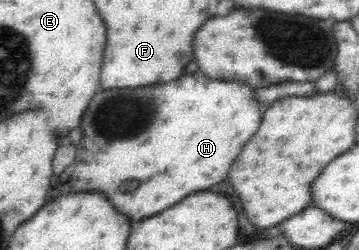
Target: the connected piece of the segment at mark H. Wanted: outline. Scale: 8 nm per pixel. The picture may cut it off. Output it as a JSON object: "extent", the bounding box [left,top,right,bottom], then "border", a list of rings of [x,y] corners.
{"extent":[52,70,261,221],"border":[[[197,70],[195,74],[187,74],[187,76],[179,76],[175,80],[171,80],[169,84],[153,84],[153,86],[141,86],[141,88],[115,88],[115,90],[99,90],[95,92],[95,96],[91,98],[91,102],[85,108],[83,112],[83,118],[81,118],[81,136],[75,135],[75,138],[81,138],[77,150],[75,150],[74,161],[67,167],[65,172],[57,178],[57,182],[52,187],[52,192],[58,194],[67,194],[67,192],[79,192],[79,190],[98,190],[115,204],[115,208],[126,214],[131,221],[141,220],[147,218],[147,216],[153,216],[173,204],[177,204],[179,200],[183,200],[185,196],[193,194],[193,192],[199,192],[211,188],[211,186],[225,180],[227,178],[227,172],[233,164],[233,160],[239,156],[241,148],[245,146],[247,140],[251,140],[253,132],[259,130],[259,124],[261,124],[261,106],[257,100],[254,89],[250,84],[242,82],[242,80],[215,80],[209,78],[206,74]]]}

